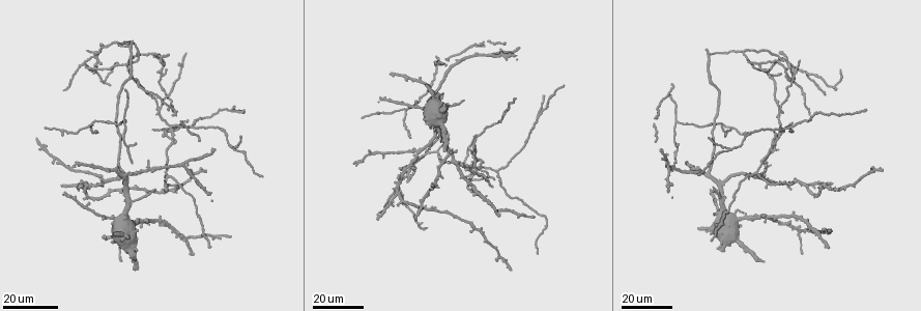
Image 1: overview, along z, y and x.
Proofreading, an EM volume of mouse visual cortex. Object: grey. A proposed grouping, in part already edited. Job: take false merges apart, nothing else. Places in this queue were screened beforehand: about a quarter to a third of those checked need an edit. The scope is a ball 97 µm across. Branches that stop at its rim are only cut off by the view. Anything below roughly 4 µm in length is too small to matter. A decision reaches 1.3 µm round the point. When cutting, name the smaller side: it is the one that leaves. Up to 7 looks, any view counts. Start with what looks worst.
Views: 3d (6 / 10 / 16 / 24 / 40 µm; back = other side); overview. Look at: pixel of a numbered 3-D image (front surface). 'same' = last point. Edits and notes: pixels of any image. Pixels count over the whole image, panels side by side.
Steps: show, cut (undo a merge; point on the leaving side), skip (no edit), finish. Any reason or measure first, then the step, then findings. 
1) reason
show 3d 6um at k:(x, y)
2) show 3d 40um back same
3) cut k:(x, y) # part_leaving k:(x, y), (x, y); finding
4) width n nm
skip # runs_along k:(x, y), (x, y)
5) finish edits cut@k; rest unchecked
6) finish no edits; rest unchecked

four or more arms meet
show 3d 16um at 1:(172, 131)

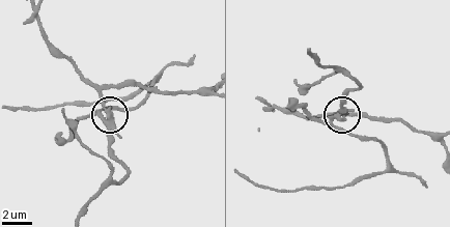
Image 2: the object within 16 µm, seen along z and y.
zoom in
show 3d 6um at 2:(100, 115)

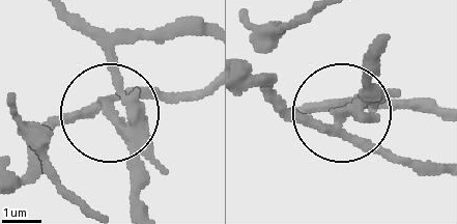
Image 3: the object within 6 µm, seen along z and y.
width 270 nm
cut 3:(369, 149) # two neurons meet here

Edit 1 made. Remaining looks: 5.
a fork
show 3d 16um at 1:(772, 144)

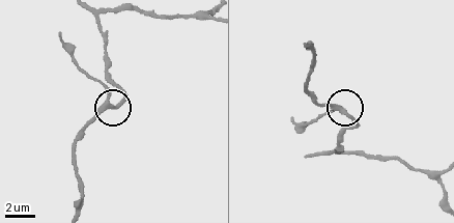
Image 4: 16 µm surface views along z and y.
show 3d 10um at 4:(108, 95)

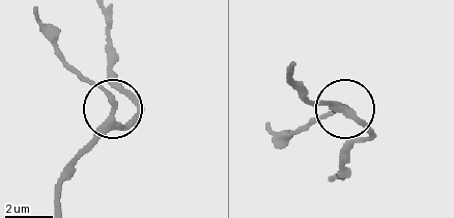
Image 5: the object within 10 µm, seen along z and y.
skip # runs_along 5:(102, 14), (110, 74), (134, 115), (115, 115), (64, 57); all the same neuron

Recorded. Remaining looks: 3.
arms part here
show 3d 16um at 1:(731, 149)

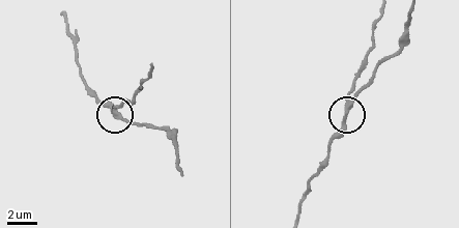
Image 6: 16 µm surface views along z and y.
show 3d 10um at 6:(116, 110)

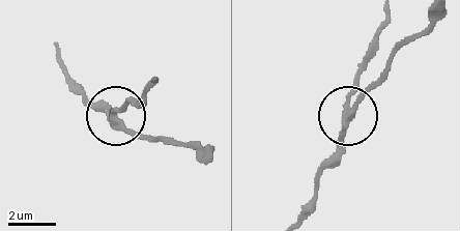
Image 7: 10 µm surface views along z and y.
width 250 nm
skip # continuous, no second neuron

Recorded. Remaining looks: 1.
finish edits cut@3; rest unchecked

